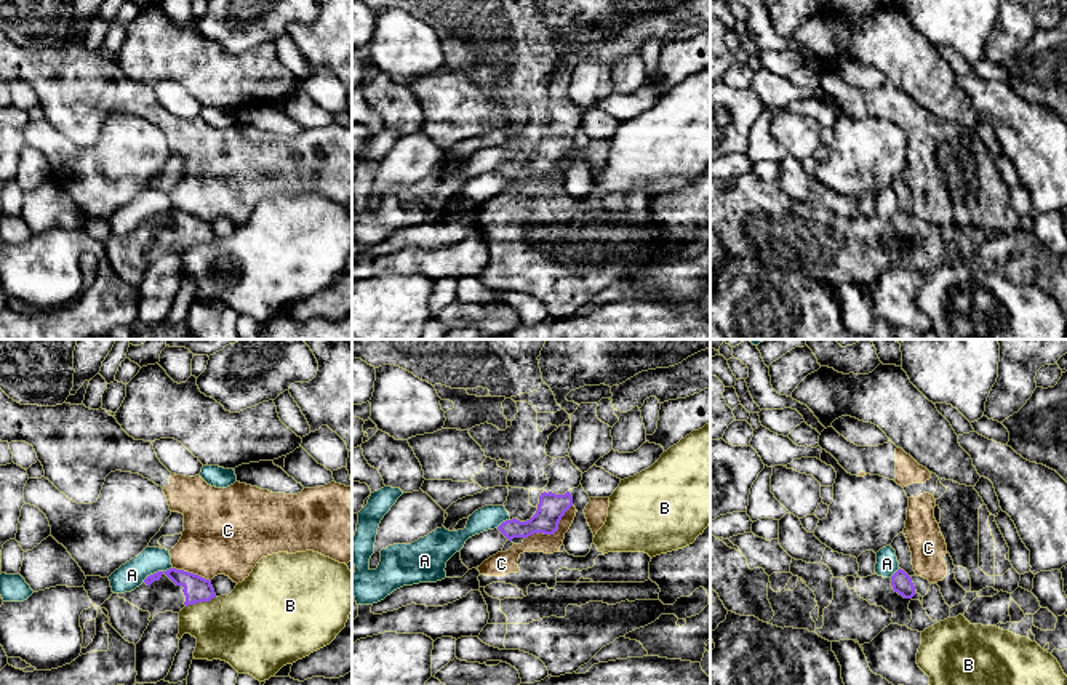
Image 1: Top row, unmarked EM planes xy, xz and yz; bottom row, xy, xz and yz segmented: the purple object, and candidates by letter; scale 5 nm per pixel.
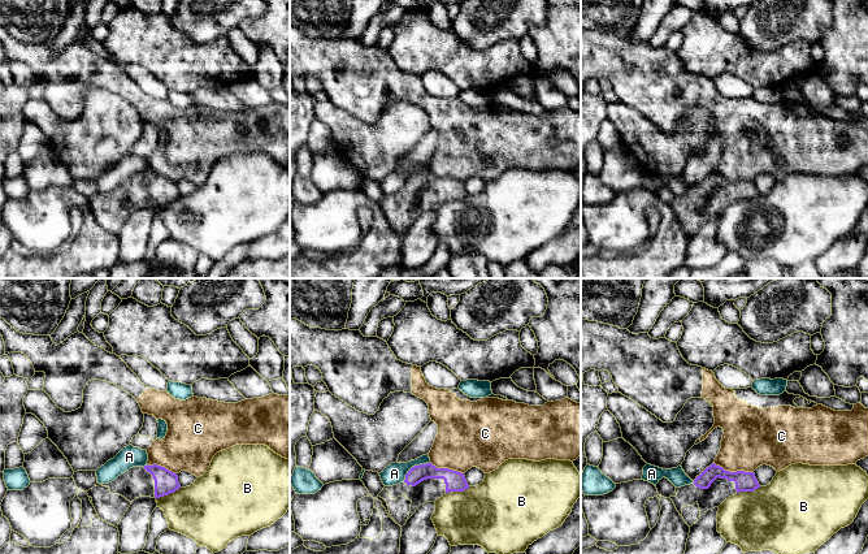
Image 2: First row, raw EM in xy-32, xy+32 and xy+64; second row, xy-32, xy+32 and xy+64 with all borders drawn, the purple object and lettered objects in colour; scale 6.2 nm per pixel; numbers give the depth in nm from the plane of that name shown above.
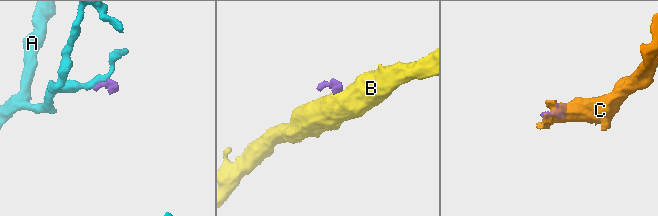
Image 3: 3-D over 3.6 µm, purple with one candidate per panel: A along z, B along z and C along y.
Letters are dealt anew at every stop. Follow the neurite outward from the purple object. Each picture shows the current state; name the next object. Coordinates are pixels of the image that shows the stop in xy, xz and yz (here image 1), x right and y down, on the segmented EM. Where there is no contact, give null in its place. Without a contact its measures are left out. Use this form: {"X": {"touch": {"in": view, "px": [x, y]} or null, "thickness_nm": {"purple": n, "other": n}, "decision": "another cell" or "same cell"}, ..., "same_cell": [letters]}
{"A": {"touch": {"in": "xy", "px": [157, 572]}, "thickness_nm": {"purple": 130, "other": 140}, "decision": "another cell"}, "B": {"touch": {"in": "xy", "px": [200, 600]}, "thickness_nm": {"purple": 130, "other": 360}, "decision": "another cell"}, "C": {"touch": {"in": "xz", "px": [552, 533]}, "thickness_nm": {"purple": 140, "other": 100}, "decision": "another cell"}, "same_cell": []}

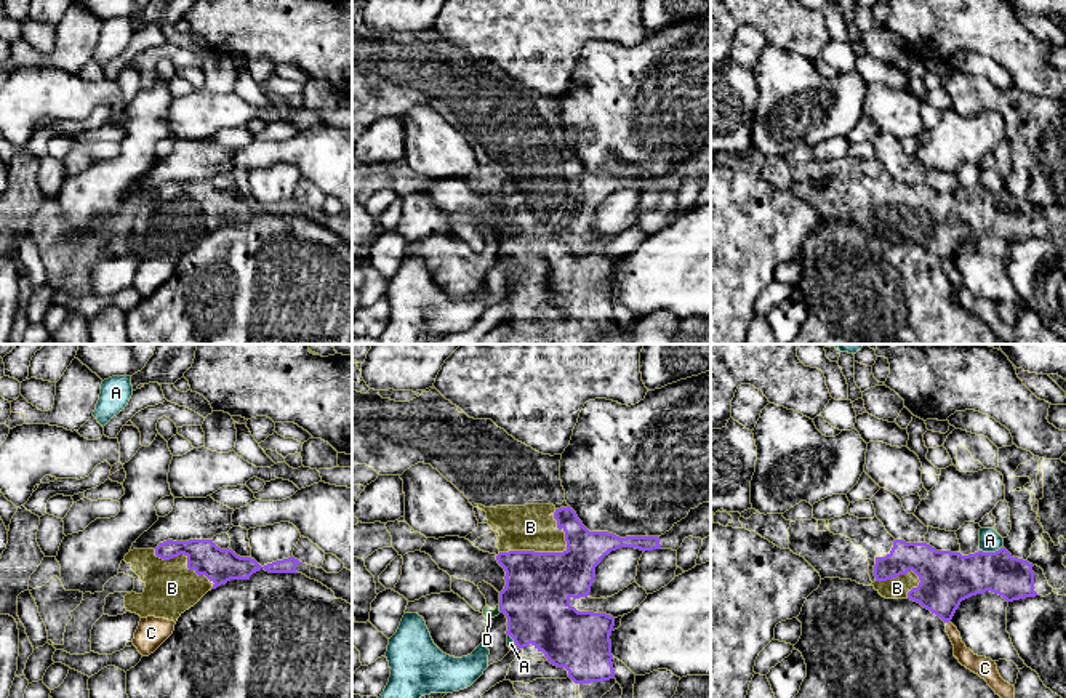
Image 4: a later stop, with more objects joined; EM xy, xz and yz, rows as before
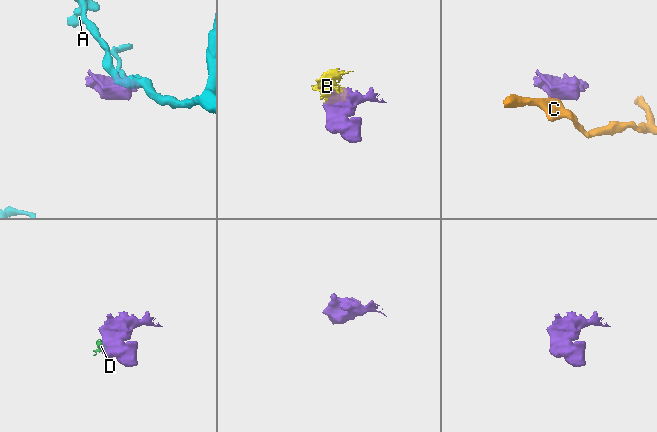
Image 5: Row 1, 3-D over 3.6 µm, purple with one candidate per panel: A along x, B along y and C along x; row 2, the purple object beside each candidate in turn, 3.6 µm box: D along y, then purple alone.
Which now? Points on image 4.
{"A": {"touch": {"in": "yz", "px": [991, 553]}, "thickness_nm": {"purple": 260, "other": 110}, "decision": "another cell"}, "B": {"touch": {"in": "xz", "px": [540, 553]}, "thickness_nm": {"purple": 340, "other": 240}, "decision": "same cell"}, "C": {"touch": {"in": "yz", "px": [948, 620]}, "thickness_nm": {"purple": 280, "other": 90}, "decision": "another cell"}, "D": {"touch": {"in": "xz", "px": [500, 609]}, "thickness_nm": {"purple": 340, "other": 60}, "decision": "another cell"}, "same_cell": ["B"]}

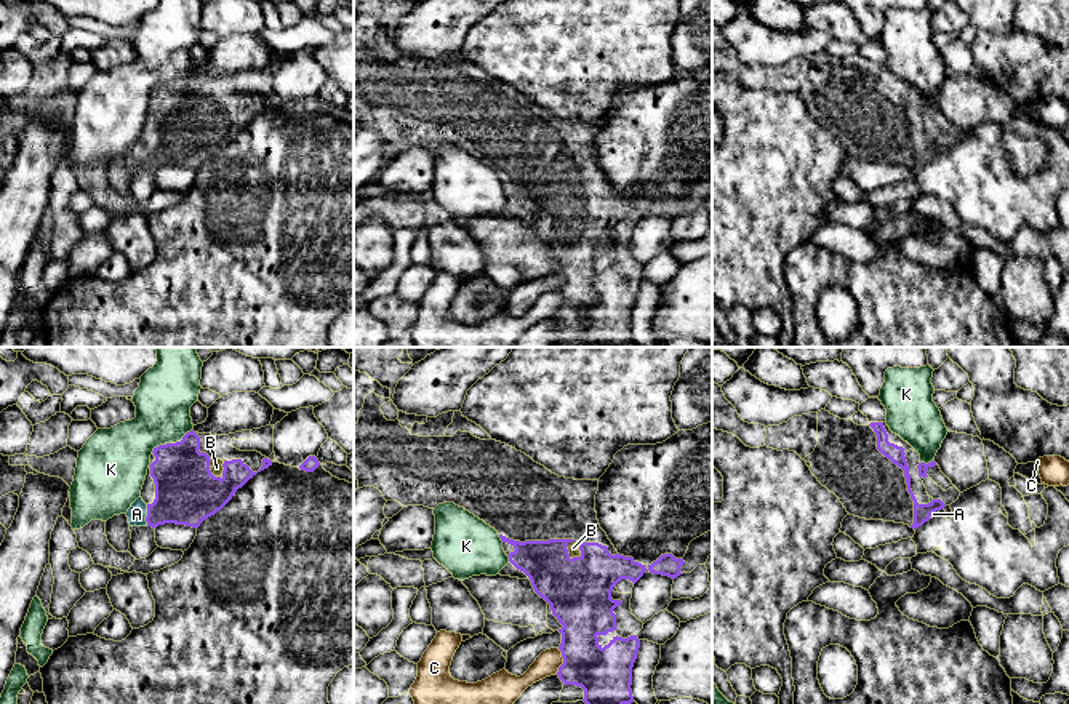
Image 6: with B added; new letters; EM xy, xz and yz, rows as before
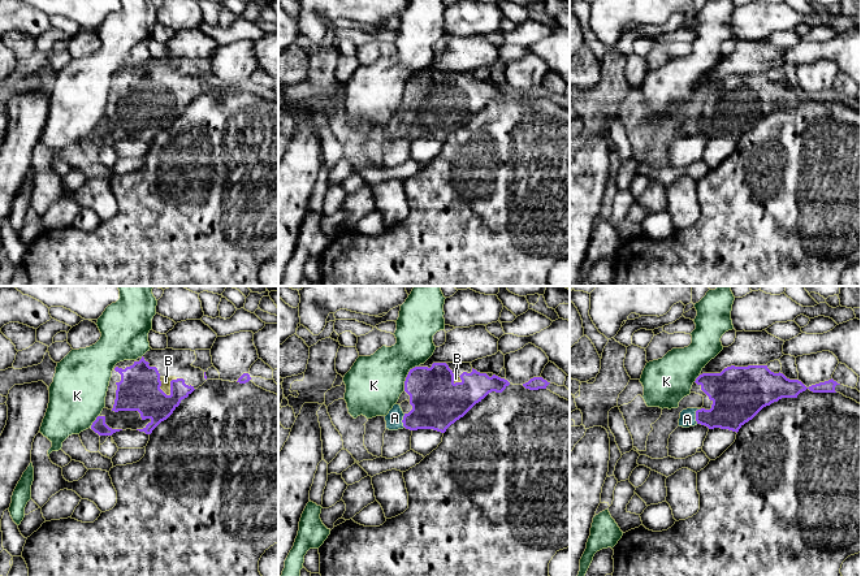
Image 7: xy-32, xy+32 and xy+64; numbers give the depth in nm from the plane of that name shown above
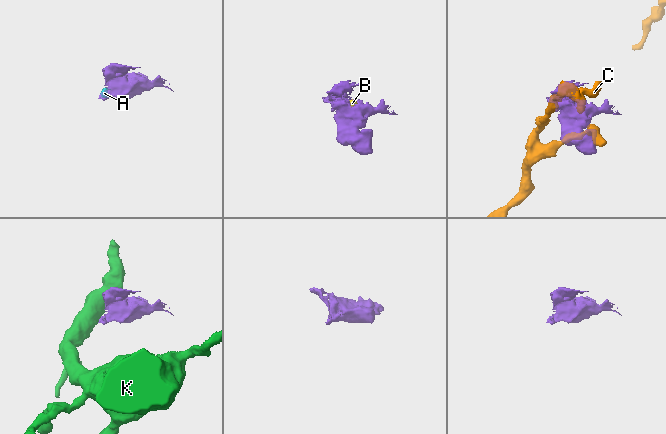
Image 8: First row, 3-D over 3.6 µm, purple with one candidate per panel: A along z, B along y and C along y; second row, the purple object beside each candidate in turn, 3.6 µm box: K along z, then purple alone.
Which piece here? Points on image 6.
{"A": {"touch": {"in": "xy", "px": [148, 516]}, "thickness_nm": {"purple": 320, "other": 100}, "decision": "same cell"}, "B": {"touch": {"in": "xz", "px": [567, 549]}, "thickness_nm": {"purple": 320, "other": 60}, "decision": "same cell"}, "C": {"touch": {"in": "xz", "px": [564, 661]}, "thickness_nm": {"purple": 280, "other": 120}, "decision": "another cell"}, "K": {"touch": {"in": "xy", "px": [178, 442]}, "thickness_nm": {"purple": 320, "other": 280}, "decision": "another cell"}, "same_cell": ["A", "B"]}

